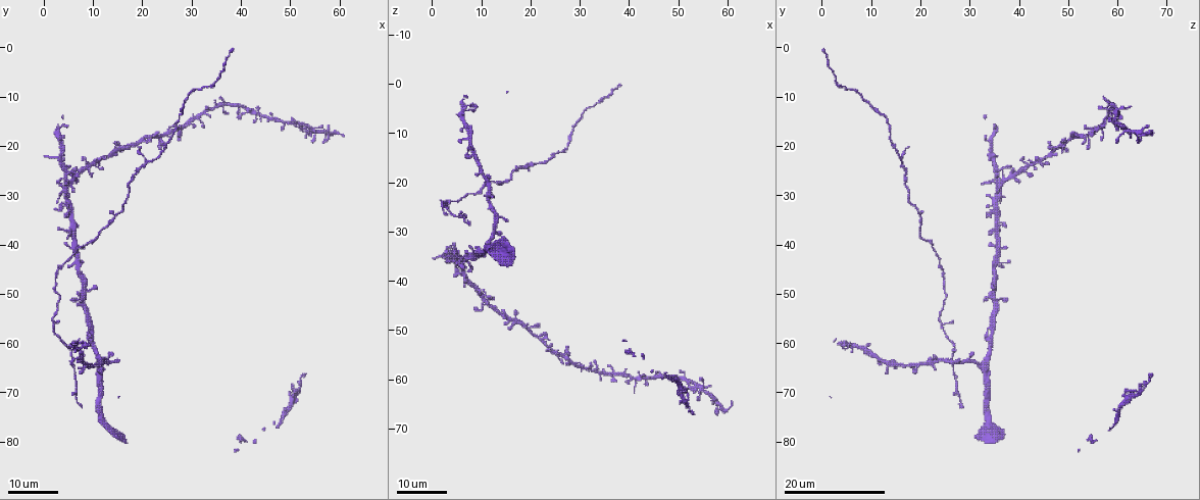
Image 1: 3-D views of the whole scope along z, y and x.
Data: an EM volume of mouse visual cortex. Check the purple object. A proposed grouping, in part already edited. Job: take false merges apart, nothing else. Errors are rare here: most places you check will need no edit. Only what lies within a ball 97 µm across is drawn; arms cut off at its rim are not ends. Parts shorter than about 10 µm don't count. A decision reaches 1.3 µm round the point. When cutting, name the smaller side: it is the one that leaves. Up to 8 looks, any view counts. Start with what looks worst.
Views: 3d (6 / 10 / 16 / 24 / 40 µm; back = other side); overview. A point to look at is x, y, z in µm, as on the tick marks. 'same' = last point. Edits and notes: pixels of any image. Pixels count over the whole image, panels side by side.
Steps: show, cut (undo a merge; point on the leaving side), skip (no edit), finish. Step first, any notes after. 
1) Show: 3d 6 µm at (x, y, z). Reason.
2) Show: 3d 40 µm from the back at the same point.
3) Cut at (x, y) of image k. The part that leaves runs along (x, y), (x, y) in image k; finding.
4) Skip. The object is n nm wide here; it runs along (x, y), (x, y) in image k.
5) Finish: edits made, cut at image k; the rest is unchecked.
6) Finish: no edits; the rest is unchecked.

Show: 3d 24 µm at (21.0, 24.0, 16.0). Two arms in line, one across.

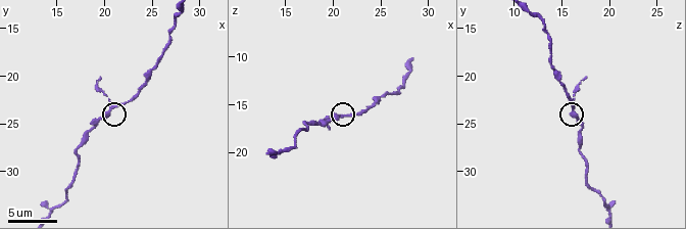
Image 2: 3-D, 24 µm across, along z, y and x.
Show: 3d 6 µm at (20.4, 24.0, 16.0).

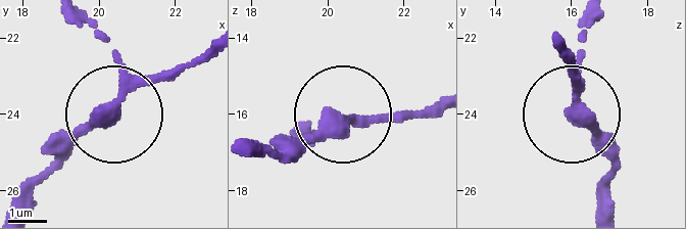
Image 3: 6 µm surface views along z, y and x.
Skip. It runs along (605, 210), (605, 150), (579, 111), (576, 65) in image 3; all the same cell.

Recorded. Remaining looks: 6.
Show: 3d 16 µm at (14.4, 34.2, 19.8). Thin arm on a thick one.

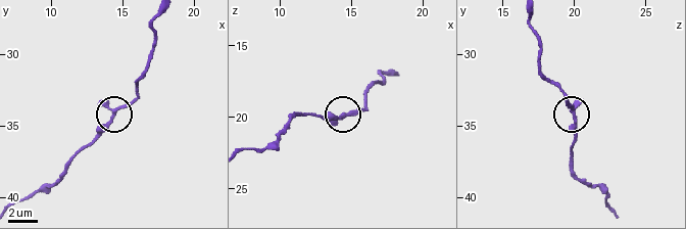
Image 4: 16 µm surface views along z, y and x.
Skip. It runs along (17, 202), (54, 183), (102, 125), (137, 93) in image 4; all the same cell.

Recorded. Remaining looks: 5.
Show: 3d 6 µm at (17.0, 28.0, 16.8). Sudden change in width.

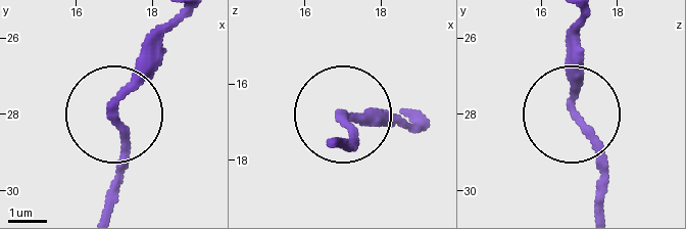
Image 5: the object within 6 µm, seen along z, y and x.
Skip. The object is 230 nm wide here; it runs along (106, 203), (119, 164), (113, 96), (178, 17) in image 5; one cell here.

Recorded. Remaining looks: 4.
Show: 3d 16 µm at (27.6, 13.4, 12.0). Thick turns thin.

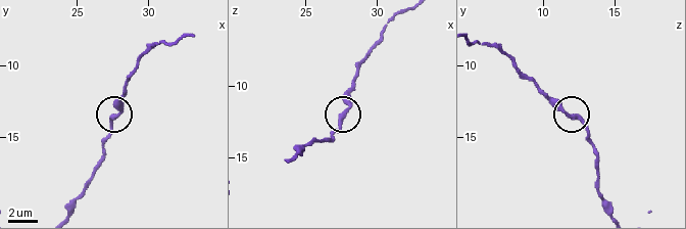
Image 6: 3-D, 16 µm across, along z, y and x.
Skip. All the same cell.

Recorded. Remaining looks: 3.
Finish: no edits; the rest is unchecked.

